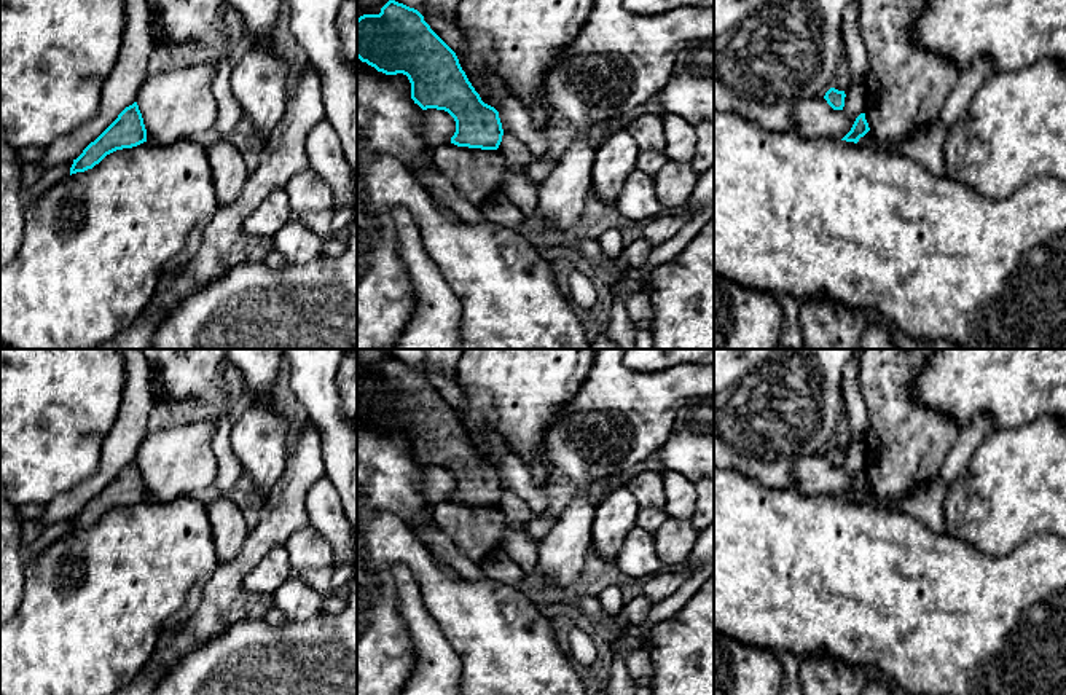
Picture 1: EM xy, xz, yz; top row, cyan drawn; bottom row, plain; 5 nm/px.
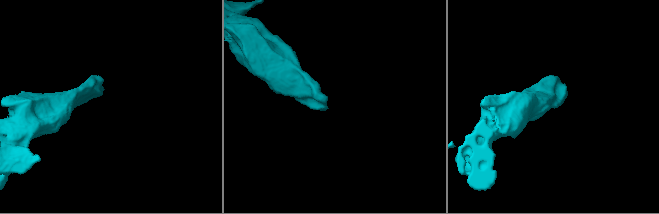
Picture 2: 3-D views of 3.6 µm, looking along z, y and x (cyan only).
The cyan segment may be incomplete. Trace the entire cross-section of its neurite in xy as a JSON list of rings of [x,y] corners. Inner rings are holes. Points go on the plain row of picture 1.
[[[137,459],[126,464],[118,475],[73,516],[70,532],[99,521],[107,512],[147,499],[147,486]]]

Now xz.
[[[389,357],[379,371],[360,373],[357,414],[386,432],[406,432],[411,456],[422,467],[448,469],[456,478],[451,501],[499,505],[504,493],[499,469],[481,457],[456,410],[417,367]]]

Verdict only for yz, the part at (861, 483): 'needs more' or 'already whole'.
already whole

